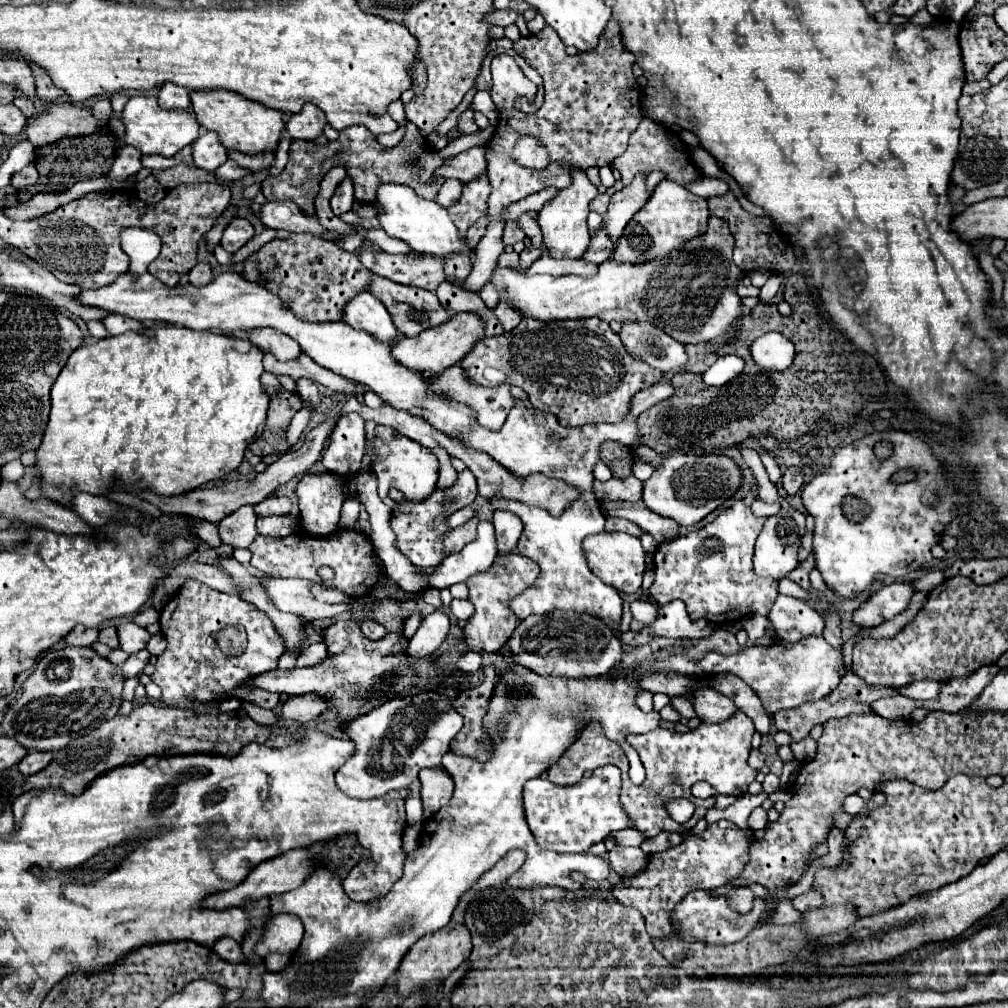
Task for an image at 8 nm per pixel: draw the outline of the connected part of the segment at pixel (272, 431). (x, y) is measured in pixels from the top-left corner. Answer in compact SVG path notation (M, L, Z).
M266 388L270 394L268 420L262 436L250 444L250 452L256 456L268 456L276 452L286 452L286 428L292 416L302 408L302 398L296 392L288 392L284 388Z

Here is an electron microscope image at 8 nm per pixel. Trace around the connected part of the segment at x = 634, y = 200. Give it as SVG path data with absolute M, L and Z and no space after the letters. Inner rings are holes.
M638 174L632 182L632 186L622 188L620 192L616 192L610 198L608 210L604 214L604 222L602 228L608 232L608 236L612 238L612 242L616 242L624 230L624 226L628 224L628 220L646 204L648 194L646 194L646 184L644 184L646 176Z

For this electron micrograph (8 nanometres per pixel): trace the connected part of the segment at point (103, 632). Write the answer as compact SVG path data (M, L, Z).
M104 626L104 628L100 628L98 642L108 644L110 648L118 648L118 636L116 636L116 628L114 628L114 626Z

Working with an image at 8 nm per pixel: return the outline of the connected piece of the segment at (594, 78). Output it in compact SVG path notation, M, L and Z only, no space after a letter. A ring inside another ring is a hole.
M610 20L606 30L600 36L600 44L596 46L594 52L578 52L576 56L568 56L564 50L564 44L560 40L560 36L556 34L556 30L552 30L550 26L546 26L542 32L538 34L530 34L526 38L520 38L518 42L514 42L514 50L516 54L524 56L524 60L538 70L538 74L544 80L544 104L540 106L538 112L534 114L526 114L516 110L514 100L516 100L516 92L514 92L514 84L494 84L492 86L492 100L498 108L498 124L492 144L486 144L486 160L488 160L488 180L492 186L490 198L488 198L488 226L486 226L486 234L480 238L478 246L476 246L476 256L474 256L474 266L472 272L468 276L468 284L466 290L476 292L478 288L484 286L484 282L490 276L490 270L496 268L498 256L504 252L504 244L502 244L502 230L504 230L504 220L502 214L504 210L512 204L518 202L520 198L526 198L546 186L556 186L556 188L566 188L572 184L572 170L580 168L580 170L588 170L590 166L606 166L610 164L616 156L620 156L626 146L628 146L628 138L630 134L636 130L638 120L642 120L642 104L638 110L638 84L636 84L636 76L632 74L632 64L634 64L634 56L622 46L620 42L620 26ZM532 134L538 142L544 144L544 148L550 154L550 166L546 166L544 170L528 170L516 162L512 162L512 146L516 146L516 142L520 140L520 136L528 136Z

